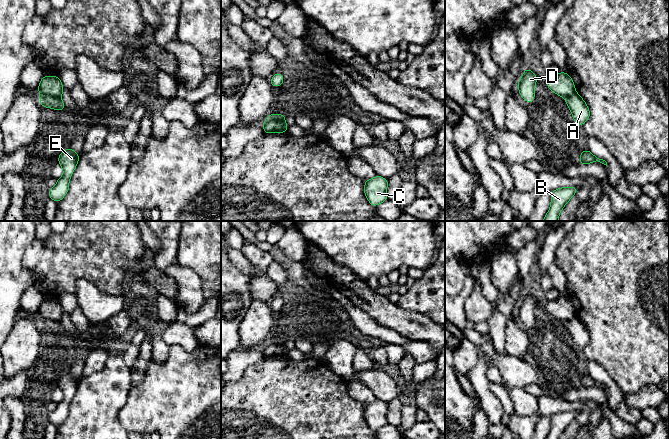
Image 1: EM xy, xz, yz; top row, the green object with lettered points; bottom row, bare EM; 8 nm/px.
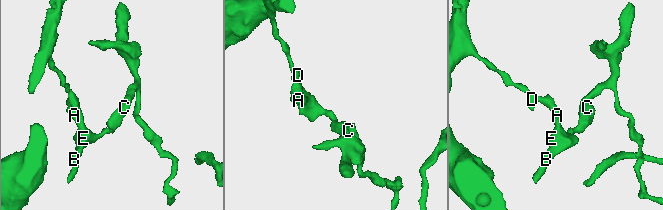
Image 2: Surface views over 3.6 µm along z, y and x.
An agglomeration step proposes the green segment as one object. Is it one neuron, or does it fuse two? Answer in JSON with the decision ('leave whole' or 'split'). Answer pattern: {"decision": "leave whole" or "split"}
{"decision": "split"}

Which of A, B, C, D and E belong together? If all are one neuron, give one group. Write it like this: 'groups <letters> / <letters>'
groups A B C E / D

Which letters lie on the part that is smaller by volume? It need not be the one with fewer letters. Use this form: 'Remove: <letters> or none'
Remove: A, B, C, E

